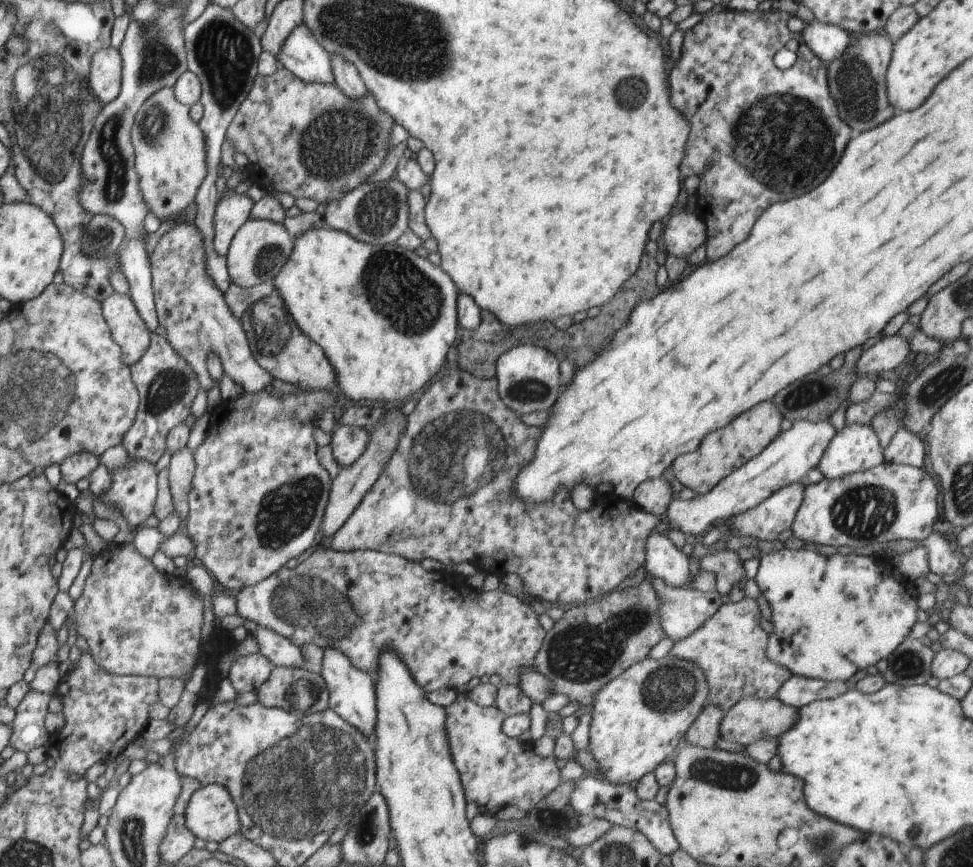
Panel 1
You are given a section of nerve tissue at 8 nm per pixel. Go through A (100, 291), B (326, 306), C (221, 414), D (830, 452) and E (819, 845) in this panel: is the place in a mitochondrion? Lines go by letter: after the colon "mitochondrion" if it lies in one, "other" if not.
A: other
B: other
C: other
D: other
E: mitochondrion

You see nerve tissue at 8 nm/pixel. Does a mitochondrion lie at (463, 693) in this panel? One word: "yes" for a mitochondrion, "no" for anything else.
no

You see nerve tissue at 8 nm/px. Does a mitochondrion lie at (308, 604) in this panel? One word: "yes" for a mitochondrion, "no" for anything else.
yes

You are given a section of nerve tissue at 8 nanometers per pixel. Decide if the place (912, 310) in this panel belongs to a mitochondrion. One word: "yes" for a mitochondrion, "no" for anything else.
no

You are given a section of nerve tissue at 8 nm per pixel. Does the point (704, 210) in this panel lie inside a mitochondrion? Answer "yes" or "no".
no

